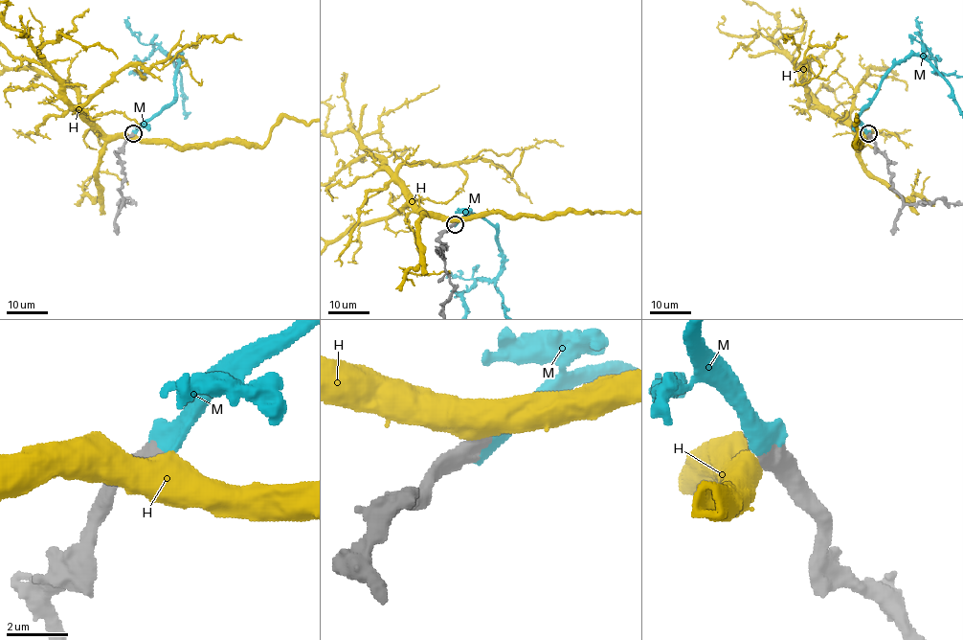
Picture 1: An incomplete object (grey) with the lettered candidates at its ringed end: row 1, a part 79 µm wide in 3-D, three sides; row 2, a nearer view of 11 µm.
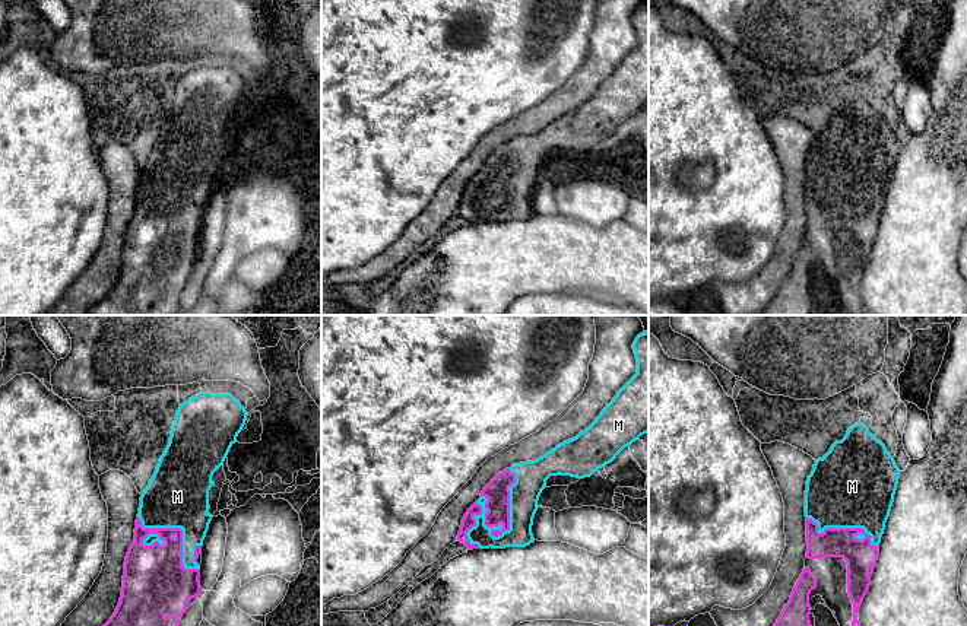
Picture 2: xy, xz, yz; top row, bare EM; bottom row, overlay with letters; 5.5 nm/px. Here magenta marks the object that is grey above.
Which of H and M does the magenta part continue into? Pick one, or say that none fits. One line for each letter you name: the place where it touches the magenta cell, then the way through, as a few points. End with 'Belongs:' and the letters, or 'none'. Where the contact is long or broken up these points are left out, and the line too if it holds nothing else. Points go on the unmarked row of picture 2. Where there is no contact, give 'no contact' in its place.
M: meets magenta in xz at (503, 203)
Belongs: M

